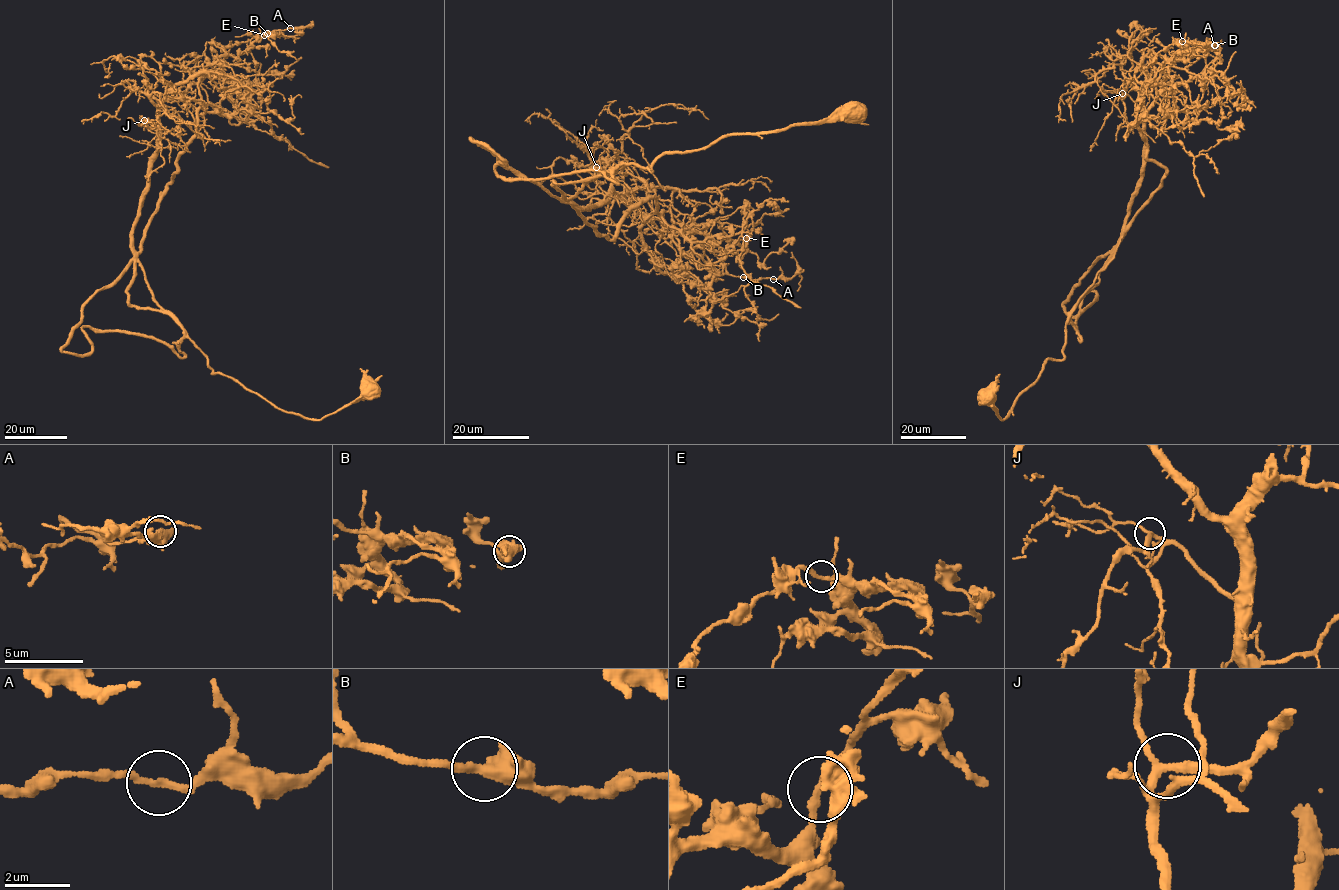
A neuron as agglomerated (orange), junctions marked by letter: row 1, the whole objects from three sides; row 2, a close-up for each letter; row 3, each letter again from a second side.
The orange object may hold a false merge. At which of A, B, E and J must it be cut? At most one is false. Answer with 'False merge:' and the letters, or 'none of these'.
False merge: none of these

